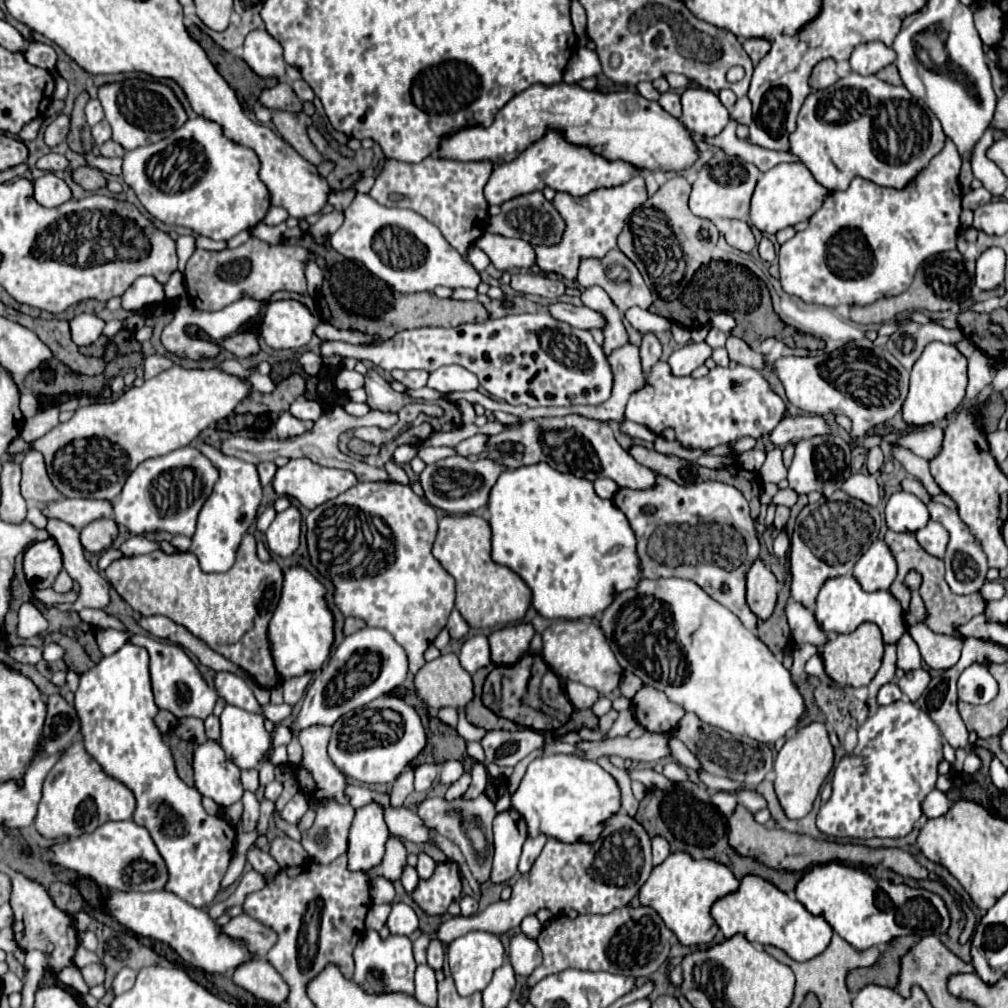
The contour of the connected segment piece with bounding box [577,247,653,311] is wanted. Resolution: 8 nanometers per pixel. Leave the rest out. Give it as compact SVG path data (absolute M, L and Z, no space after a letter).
M617 247L611 249L603 259L583 259L583 263L579 263L577 283L583 289L591 287L591 285L603 287L607 291L607 295L613 299L613 303L619 307L619 311L625 311L625 309L633 307L633 305L637 305L641 309L649 309L649 305L653 303L653 295L649 295L649 287L645 285L639 269Z

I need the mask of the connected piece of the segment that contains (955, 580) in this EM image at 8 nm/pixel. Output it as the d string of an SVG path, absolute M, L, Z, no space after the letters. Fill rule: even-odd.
M929 501L927 503L927 509L929 509L929 515L933 521L939 521L947 531L949 531L949 545L947 545L947 551L945 551L945 579L951 587L953 593L959 593L959 595L965 595L965 593L975 593L981 589L981 585L985 583L985 573L987 573L987 559L981 551L981 547L977 545L975 537L969 533L967 525L959 519L959 515L951 509L947 509L943 503L935 503L935 501ZM969 571L973 571L973 579L969 579Z

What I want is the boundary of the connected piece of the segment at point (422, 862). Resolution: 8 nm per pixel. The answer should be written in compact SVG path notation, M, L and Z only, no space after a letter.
M419 853L417 855L417 873L421 879L429 879L433 875L433 869L435 869L435 861L427 855L427 853Z

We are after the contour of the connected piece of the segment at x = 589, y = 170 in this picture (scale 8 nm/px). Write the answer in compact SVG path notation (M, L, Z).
M549 131L541 141L533 143L529 149L525 149L515 161L497 165L483 187L483 195L489 205L501 205L503 201L509 201L513 197L541 191L545 185L553 187L555 191L567 191L575 197L583 197L593 189L599 187L615 187L631 179L631 175L637 169L623 161L607 161L595 153L591 153L587 147L577 147L567 141L563 141L561 133Z

